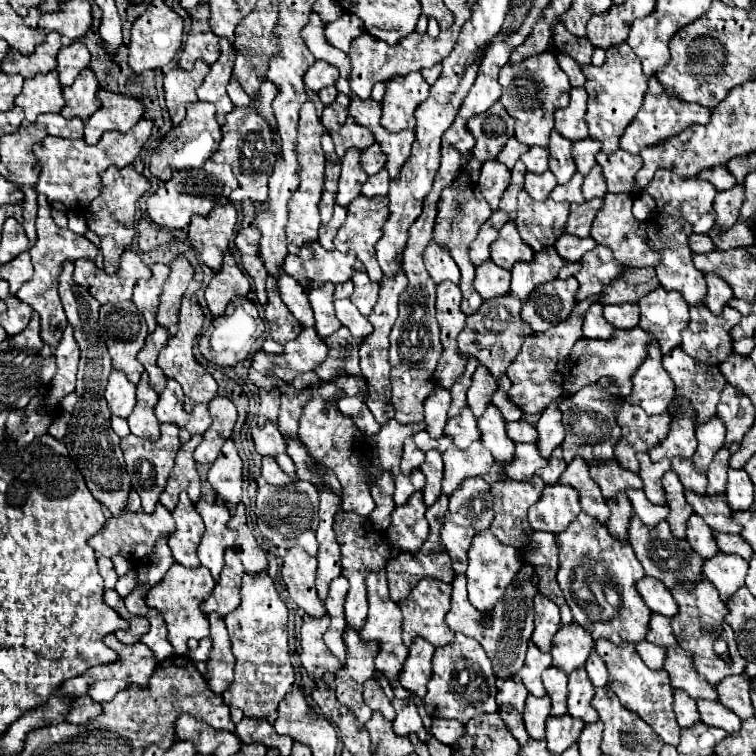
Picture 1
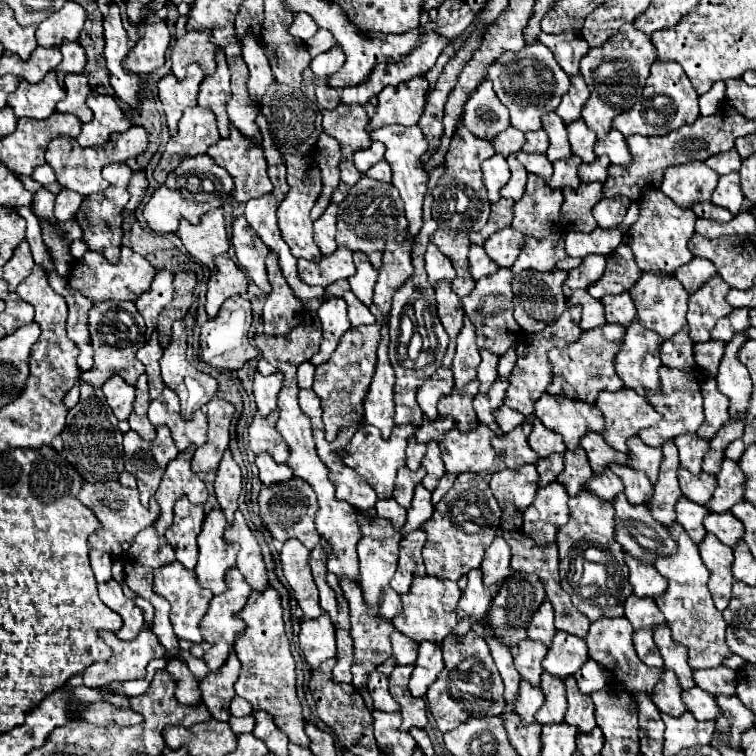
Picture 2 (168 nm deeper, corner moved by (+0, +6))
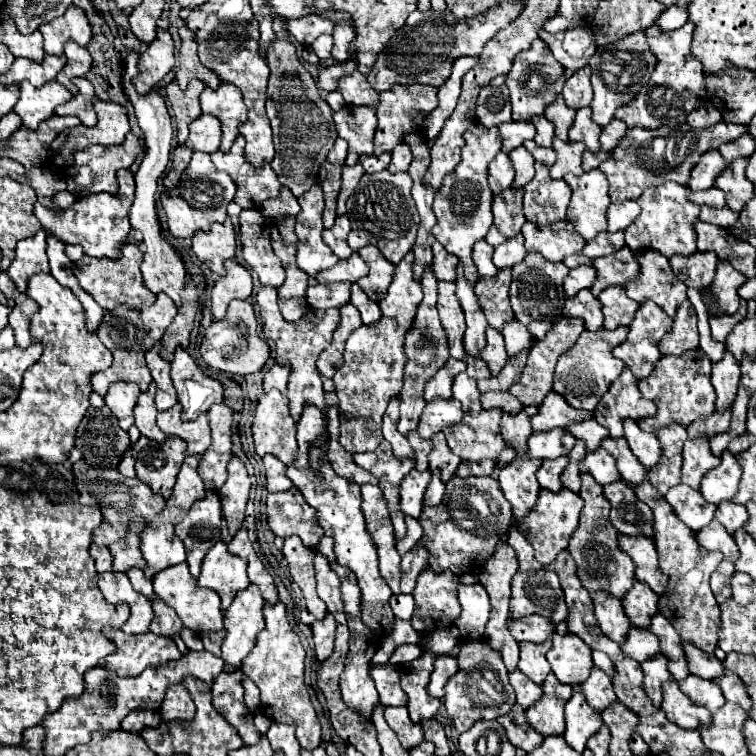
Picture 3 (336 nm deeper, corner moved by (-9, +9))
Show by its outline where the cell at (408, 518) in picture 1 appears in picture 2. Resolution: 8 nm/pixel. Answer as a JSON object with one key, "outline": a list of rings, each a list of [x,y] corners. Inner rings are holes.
{"outline":[[[416,485],[416,493],[414,493],[414,499],[412,499],[412,505],[408,509],[408,519],[406,519],[406,525],[402,527],[402,535],[422,527],[422,521],[428,521],[430,513],[434,511],[434,505],[432,505],[432,493],[424,487],[424,485]]]}

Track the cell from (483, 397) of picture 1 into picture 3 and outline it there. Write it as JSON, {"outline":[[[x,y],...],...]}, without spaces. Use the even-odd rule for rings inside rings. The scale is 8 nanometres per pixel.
{"outline":[[[491,326],[487,328],[485,336],[487,336],[487,346],[481,350],[481,358],[487,362],[491,376],[495,376],[495,374],[499,374],[499,370],[507,362],[505,342],[503,342],[503,334]]]}

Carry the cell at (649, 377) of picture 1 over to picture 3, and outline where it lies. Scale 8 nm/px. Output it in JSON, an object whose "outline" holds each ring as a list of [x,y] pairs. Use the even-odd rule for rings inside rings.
{"outline":[[[641,302],[635,320],[629,326],[627,340],[613,350],[613,356],[623,360],[637,380],[647,378],[659,358],[661,338],[671,330],[671,318],[655,306],[655,302]]]}

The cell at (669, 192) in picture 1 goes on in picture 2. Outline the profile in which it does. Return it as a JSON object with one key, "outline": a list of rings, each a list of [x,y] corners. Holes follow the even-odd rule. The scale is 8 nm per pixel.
{"outline":[[[694,161],[694,165],[676,165],[666,169],[660,191],[674,199],[676,205],[688,209],[696,201],[710,201],[718,177],[720,175],[708,169],[706,163]]]}

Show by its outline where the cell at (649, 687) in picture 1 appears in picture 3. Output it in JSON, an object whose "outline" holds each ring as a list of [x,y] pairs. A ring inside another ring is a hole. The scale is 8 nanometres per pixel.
{"outline":[[[597,592],[593,598],[593,604],[595,604],[597,622],[603,634],[613,642],[623,644],[627,640],[631,622],[627,622],[627,614],[623,614],[621,602],[617,598],[609,598],[605,592]]]}

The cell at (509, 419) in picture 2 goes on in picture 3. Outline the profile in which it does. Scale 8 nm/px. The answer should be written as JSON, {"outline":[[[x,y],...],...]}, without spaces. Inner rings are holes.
{"outline":[[[487,392],[481,396],[483,408],[499,408],[505,414],[519,414],[523,404],[519,404],[509,392]]]}

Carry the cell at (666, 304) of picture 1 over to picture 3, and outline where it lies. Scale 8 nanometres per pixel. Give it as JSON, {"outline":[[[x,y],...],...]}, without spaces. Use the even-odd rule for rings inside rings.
{"outline":[[[649,250],[637,260],[641,264],[641,274],[637,282],[629,282],[625,290],[639,302],[653,300],[661,310],[665,310],[667,316],[675,318],[679,302],[687,300],[687,286],[683,286],[683,282],[675,278],[669,260],[663,258],[663,254]]]}

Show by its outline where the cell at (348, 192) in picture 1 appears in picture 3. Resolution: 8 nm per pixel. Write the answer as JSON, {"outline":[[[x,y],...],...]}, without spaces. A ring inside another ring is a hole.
{"outline":[[[359,162],[355,166],[343,166],[343,184],[341,184],[341,192],[337,198],[337,214],[345,214],[345,202],[351,196],[353,188],[359,184],[363,174],[365,174],[365,170]]]}

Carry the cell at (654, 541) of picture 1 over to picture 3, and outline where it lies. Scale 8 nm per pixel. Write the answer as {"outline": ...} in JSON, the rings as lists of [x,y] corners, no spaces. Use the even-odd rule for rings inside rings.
{"outline":[[[613,482],[603,486],[605,498],[611,502],[611,514],[609,522],[627,536],[645,536],[653,538],[653,514],[651,508],[637,500],[633,494],[633,488],[629,488],[623,482]]]}

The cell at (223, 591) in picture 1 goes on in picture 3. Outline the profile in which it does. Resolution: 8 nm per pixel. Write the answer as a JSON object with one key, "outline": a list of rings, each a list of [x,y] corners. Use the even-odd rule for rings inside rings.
{"outline":[[[255,584],[239,590],[231,606],[223,612],[223,626],[227,634],[221,644],[221,658],[225,662],[225,672],[233,672],[255,648],[255,638],[265,626],[263,596]]]}

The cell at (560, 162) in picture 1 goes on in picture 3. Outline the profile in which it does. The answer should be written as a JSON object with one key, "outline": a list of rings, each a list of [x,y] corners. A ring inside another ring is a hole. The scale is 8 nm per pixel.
{"outline":[[[559,96],[551,106],[547,106],[545,116],[555,124],[555,136],[557,136],[559,140],[563,140],[563,142],[569,142],[567,132],[569,132],[569,128],[571,128],[573,118],[575,118],[575,110],[567,108],[565,102],[563,102],[563,98]]]}

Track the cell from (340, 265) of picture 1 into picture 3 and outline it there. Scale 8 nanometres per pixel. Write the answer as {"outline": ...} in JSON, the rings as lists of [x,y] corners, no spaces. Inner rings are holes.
{"outline":[[[353,252],[347,260],[339,260],[333,268],[321,270],[319,274],[315,274],[315,280],[319,284],[331,284],[331,282],[357,282],[361,276],[367,274],[367,264],[363,262],[363,258]]]}

